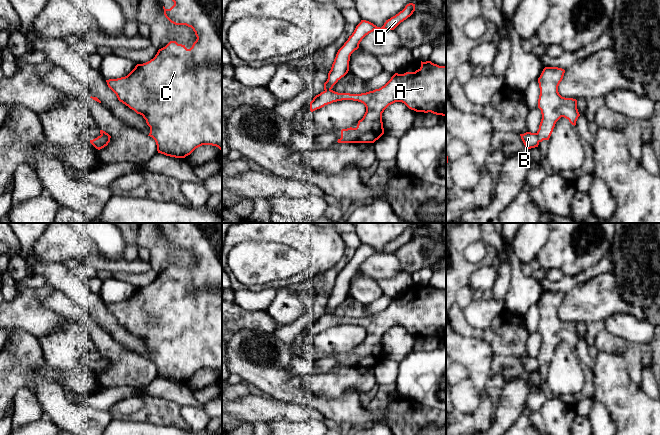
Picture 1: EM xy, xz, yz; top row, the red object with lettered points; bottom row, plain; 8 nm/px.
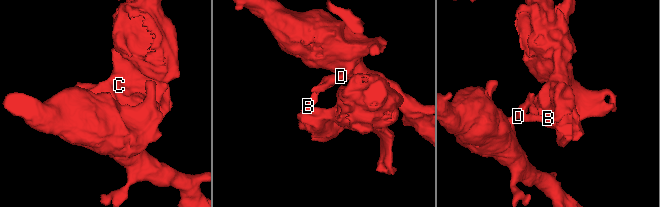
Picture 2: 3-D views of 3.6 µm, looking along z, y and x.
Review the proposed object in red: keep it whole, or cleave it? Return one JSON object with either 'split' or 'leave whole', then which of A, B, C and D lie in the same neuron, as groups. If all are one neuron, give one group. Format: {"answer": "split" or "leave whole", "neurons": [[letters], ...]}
{"answer": "split", "neurons": [["A", "C"], ["B", "D"]]}

